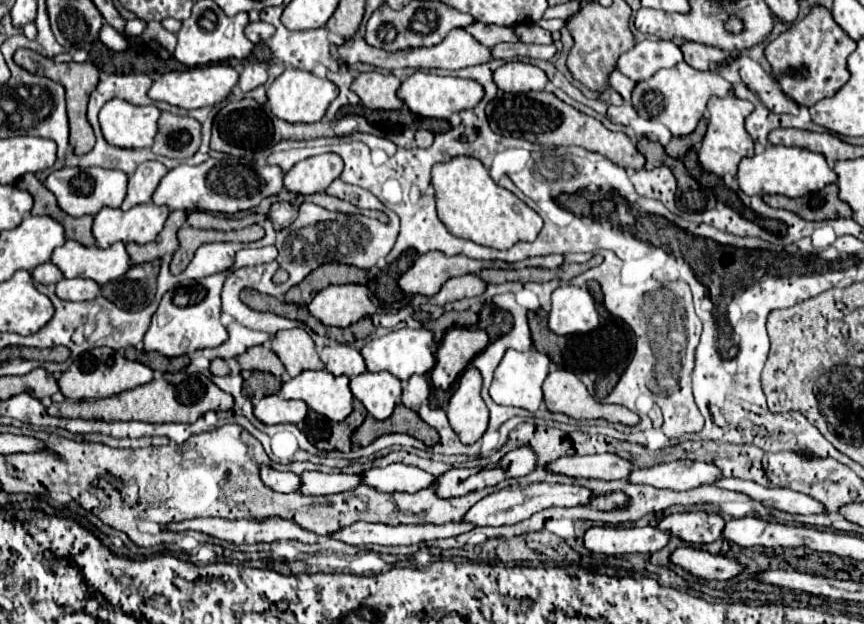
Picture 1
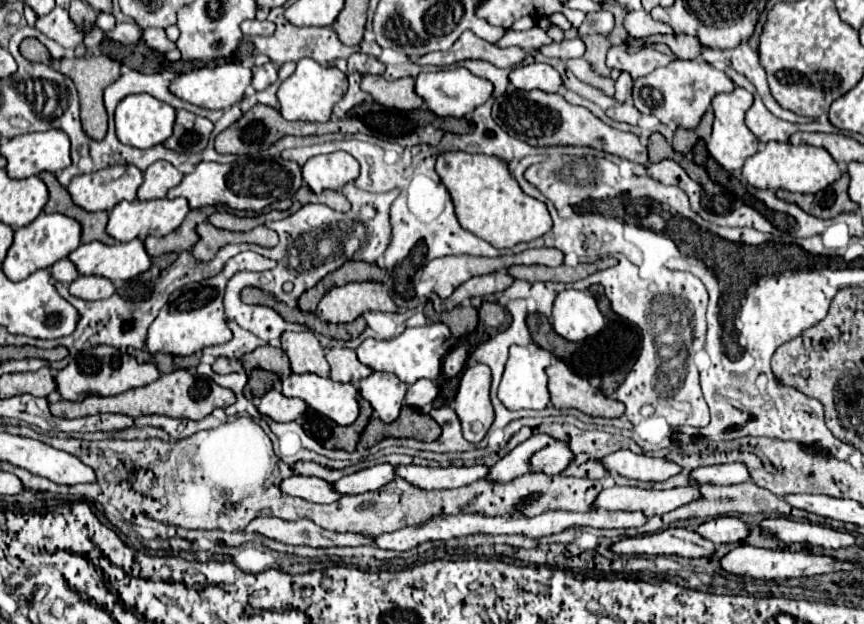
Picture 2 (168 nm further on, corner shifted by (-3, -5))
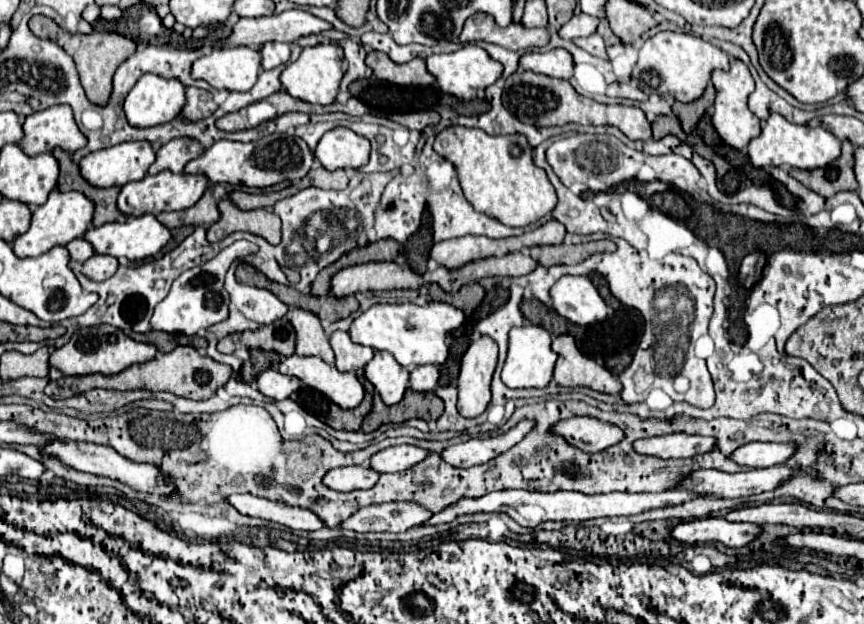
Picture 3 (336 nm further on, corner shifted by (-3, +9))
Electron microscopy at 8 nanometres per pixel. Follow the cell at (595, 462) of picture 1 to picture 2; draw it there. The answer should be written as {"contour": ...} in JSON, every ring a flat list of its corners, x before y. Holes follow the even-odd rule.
{"contour":[[617,450,615,454,601,458,601,464,605,466,607,472,615,472,619,476,641,482,663,482,681,472,681,466,665,458,633,454,631,450]]}

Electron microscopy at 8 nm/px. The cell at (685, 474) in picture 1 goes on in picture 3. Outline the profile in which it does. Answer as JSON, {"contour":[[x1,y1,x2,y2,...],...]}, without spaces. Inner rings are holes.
{"contour":[[749,444,741,446,739,450,733,452,733,460,741,466,751,466,751,468,769,468,777,464,785,464,793,456,793,446,791,444]]}

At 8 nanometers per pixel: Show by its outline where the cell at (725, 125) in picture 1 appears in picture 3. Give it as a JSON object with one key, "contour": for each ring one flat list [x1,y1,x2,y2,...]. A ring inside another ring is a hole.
{"contour":[[735,58,727,72,713,70,711,80,713,80,715,90,717,90,717,98,715,98,715,104,713,104,713,116,711,116,713,126,715,126,717,134,725,140,725,144,729,144,737,150,745,150,749,140,753,140,761,134,761,120,747,108,747,96,755,88,751,72,749,72,747,64,743,64,741,60]]}

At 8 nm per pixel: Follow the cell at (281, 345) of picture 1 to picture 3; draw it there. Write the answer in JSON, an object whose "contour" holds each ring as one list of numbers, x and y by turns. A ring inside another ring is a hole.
{"contour":[[291,308,287,312,287,320,293,324,293,328,297,332,297,350,295,352,299,356,319,356,327,364,335,364,335,356,329,346,329,338,325,336,317,314,303,310,303,308]]}

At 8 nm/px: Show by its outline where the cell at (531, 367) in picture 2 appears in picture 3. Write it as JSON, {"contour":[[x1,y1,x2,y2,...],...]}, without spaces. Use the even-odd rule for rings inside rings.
{"contour":[[525,324,519,328,511,328,509,352,501,378,509,388,545,388,553,376,555,360,557,354,551,350,551,334,543,326]]}

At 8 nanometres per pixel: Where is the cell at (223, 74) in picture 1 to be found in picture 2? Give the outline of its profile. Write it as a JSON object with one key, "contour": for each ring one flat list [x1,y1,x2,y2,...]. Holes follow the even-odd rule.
{"contour":[[229,62,229,64,221,64,221,66,213,66,213,68,199,68,199,70,193,70,193,72,187,72,187,74,181,74,177,76,169,90,185,100,185,102,191,102,199,108,209,108,209,110,227,110,231,108,233,104,237,104,243,96,245,96,245,88,251,84,251,70,245,68,243,64,239,62]]}

